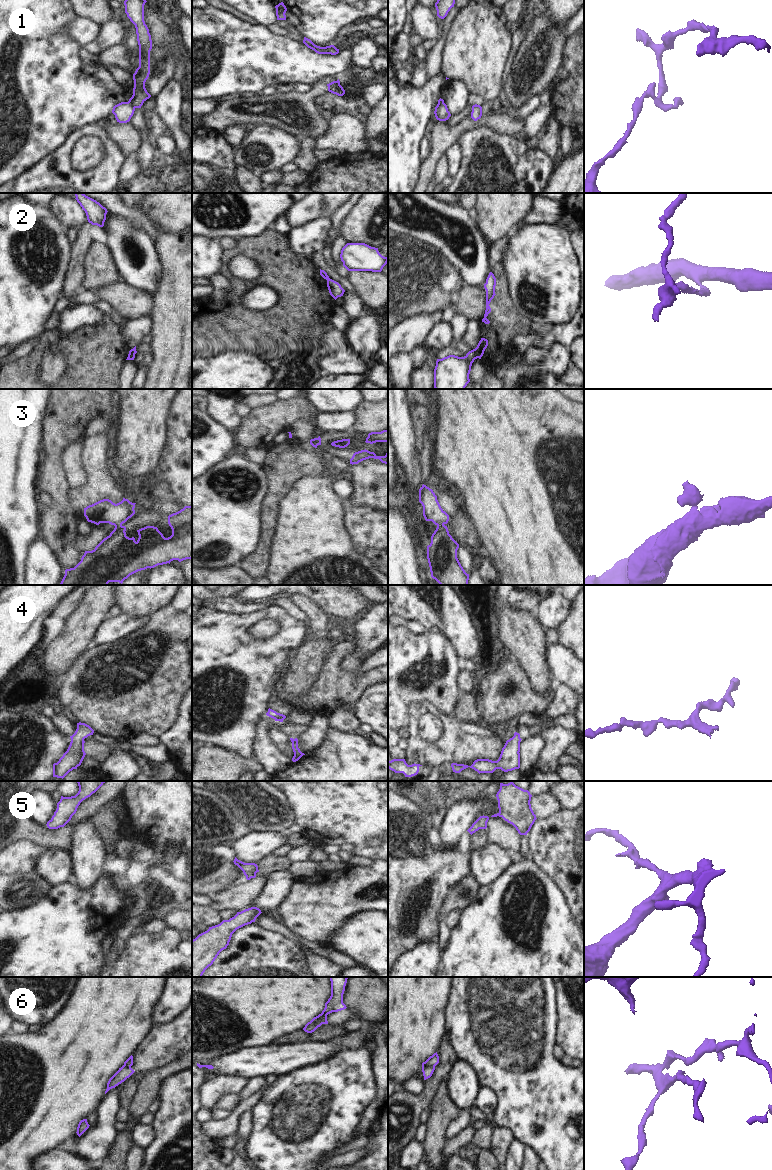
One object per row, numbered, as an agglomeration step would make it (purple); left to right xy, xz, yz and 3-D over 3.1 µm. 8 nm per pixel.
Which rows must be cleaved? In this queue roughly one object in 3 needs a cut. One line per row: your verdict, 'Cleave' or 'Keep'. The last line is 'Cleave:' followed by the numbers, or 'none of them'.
1: Cleave
2: Cleave
3: Cleave
4: Keep
5: Keep
6: Cleave
Cleave: 1, 2, 3, 6.

